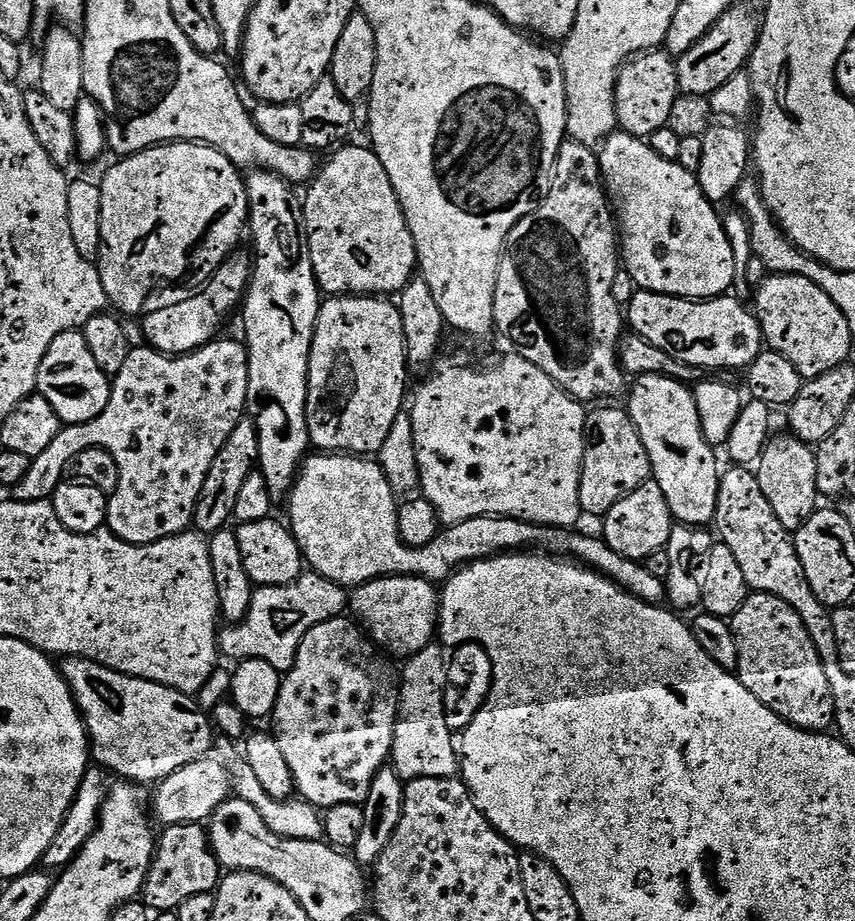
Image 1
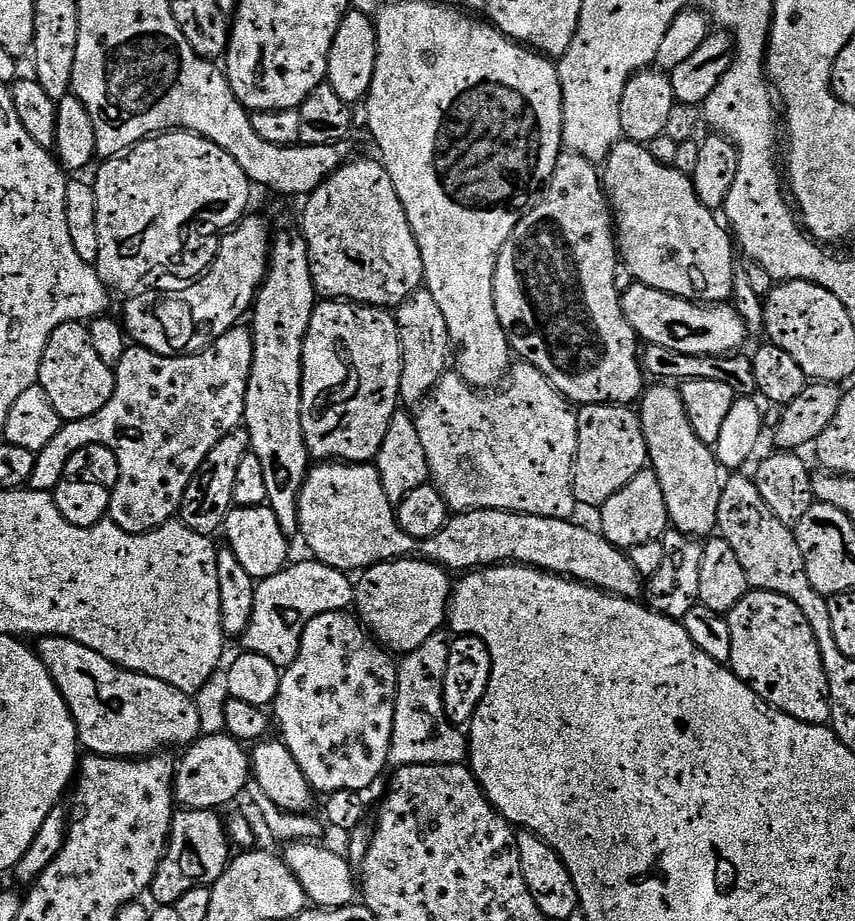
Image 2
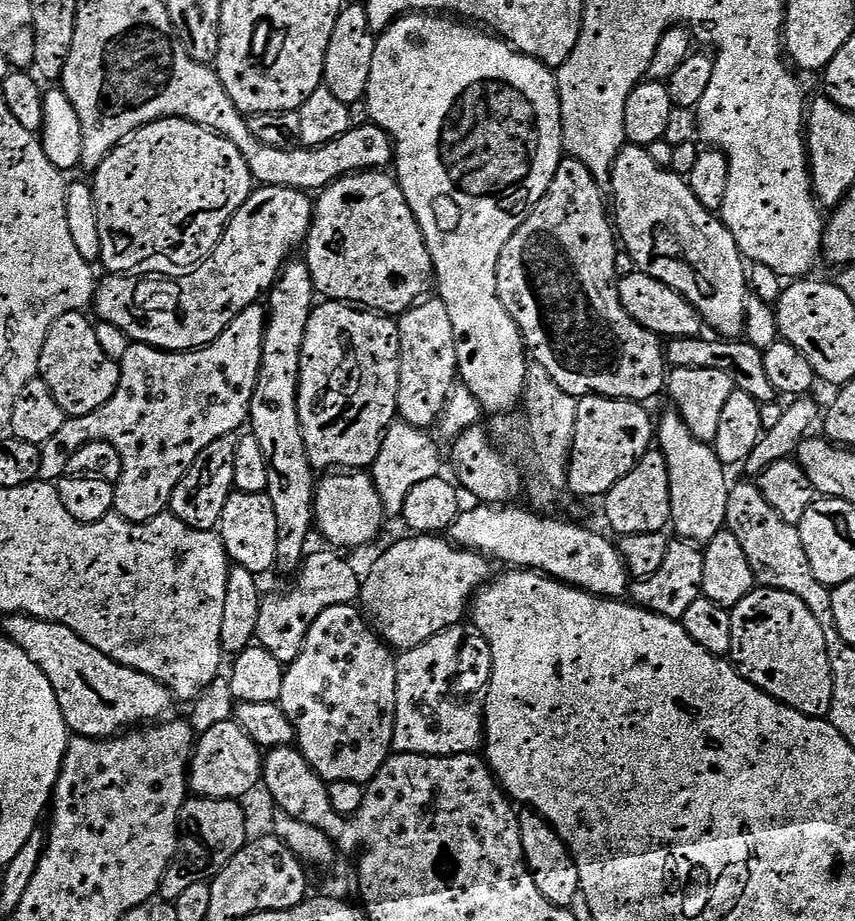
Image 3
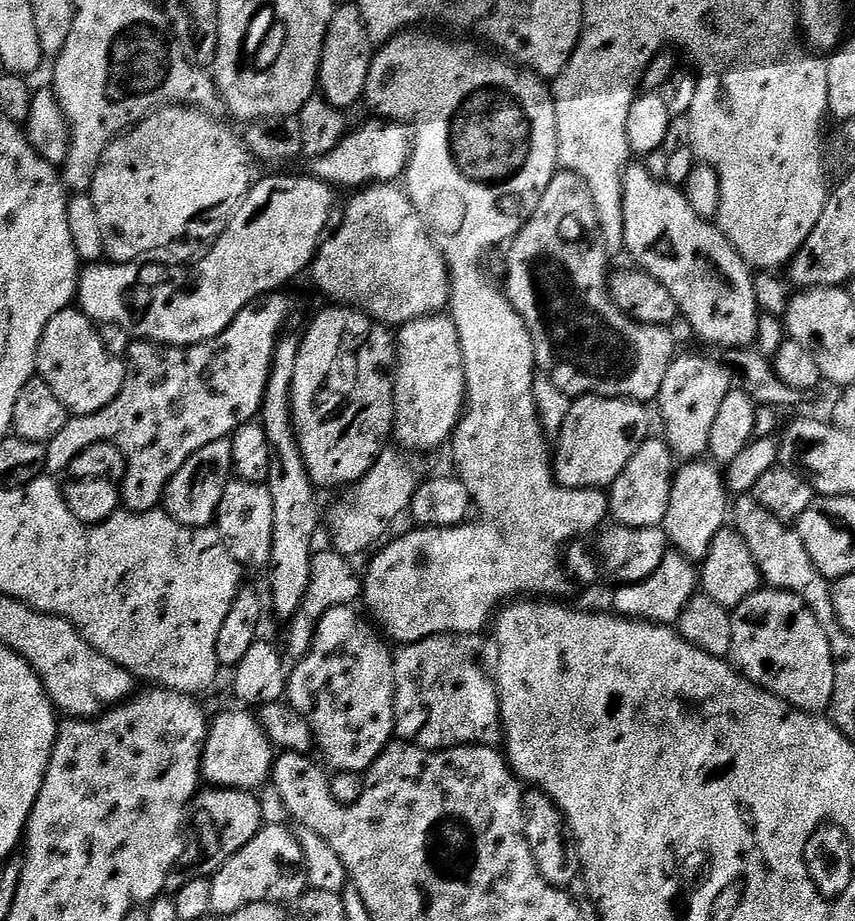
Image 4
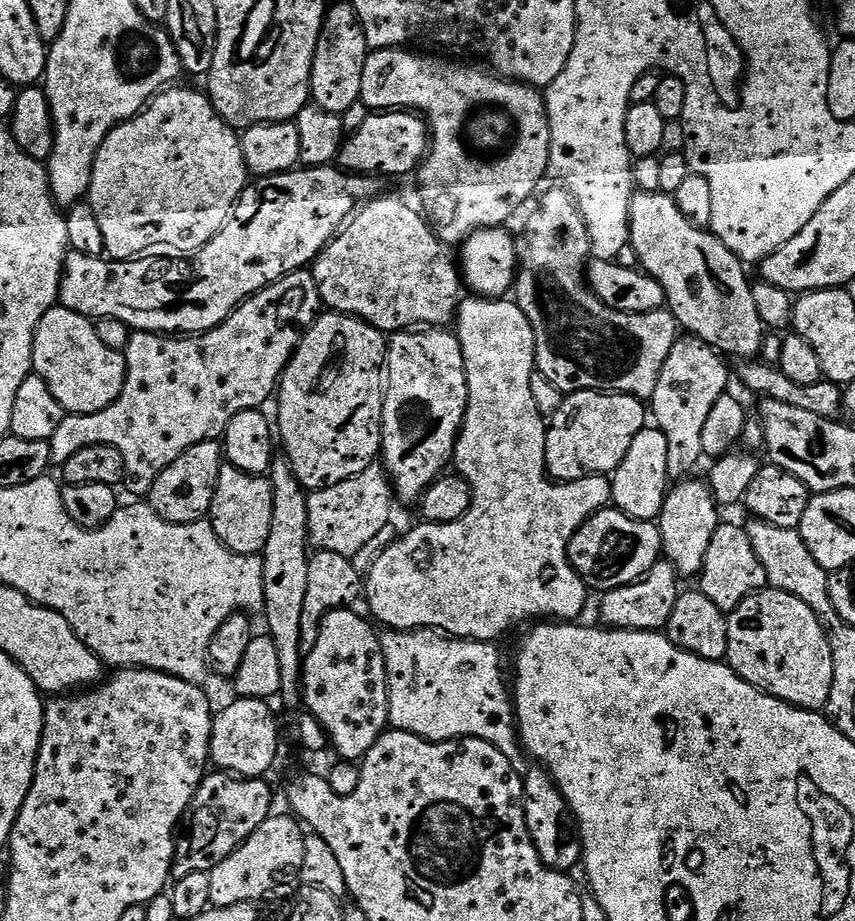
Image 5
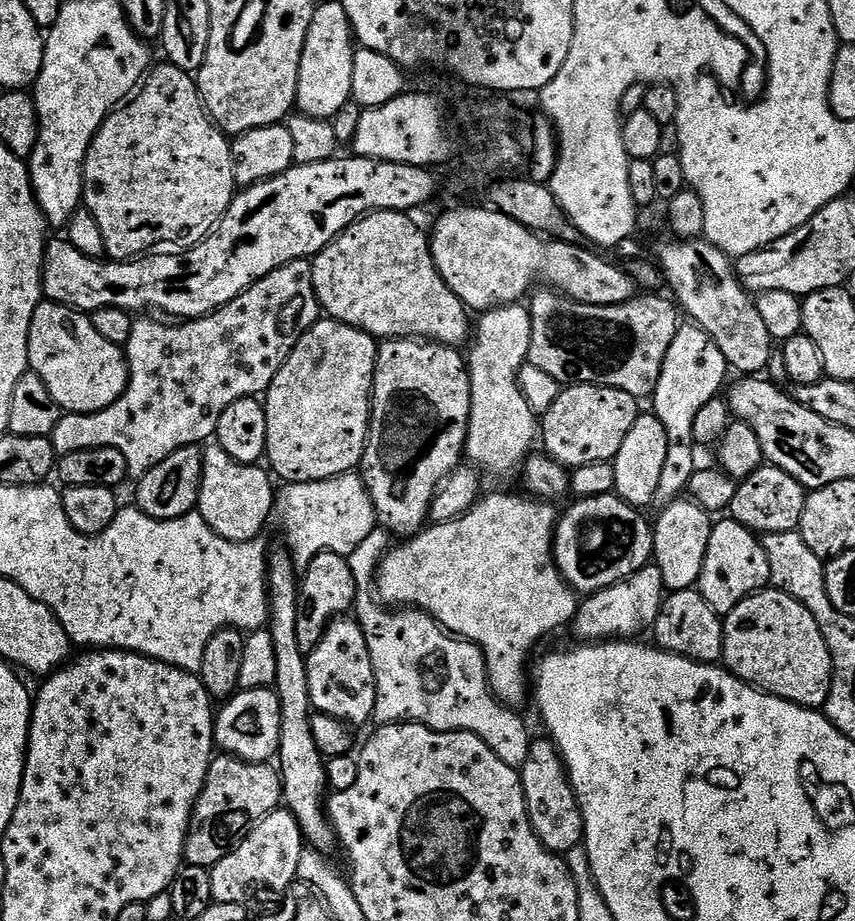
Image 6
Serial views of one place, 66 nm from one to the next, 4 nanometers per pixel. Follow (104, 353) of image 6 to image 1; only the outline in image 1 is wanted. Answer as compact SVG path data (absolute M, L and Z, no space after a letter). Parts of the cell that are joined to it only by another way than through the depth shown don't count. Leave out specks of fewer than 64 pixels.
M73 330L58 334L45 352L37 374L35 391L54 406L61 422L68 426L84 424L95 419L106 410L112 393L112 380L109 373L94 362L94 354L90 354L90 346L86 346L83 331Z

